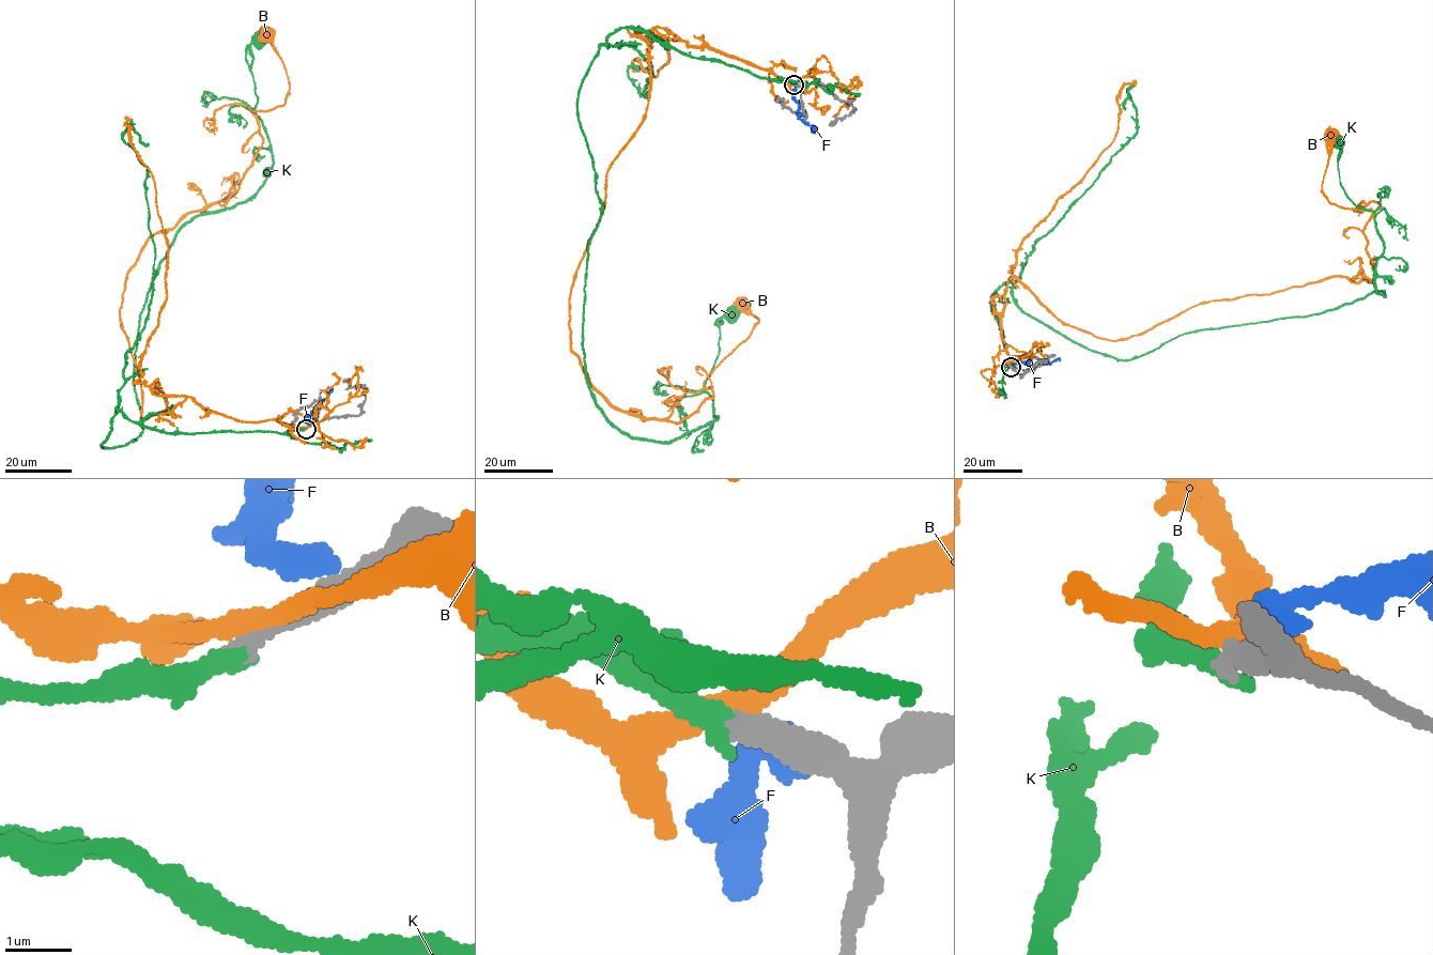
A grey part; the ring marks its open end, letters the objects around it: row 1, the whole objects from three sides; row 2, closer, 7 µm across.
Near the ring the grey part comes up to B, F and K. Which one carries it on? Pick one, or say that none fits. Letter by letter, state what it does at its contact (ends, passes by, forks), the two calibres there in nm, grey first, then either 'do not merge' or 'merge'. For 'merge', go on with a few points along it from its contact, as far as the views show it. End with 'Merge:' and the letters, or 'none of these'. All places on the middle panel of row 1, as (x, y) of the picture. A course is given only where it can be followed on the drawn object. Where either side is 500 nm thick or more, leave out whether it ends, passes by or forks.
B: it passes by | 440/320 nm | do not merge
F: it ends | 400/480 nm | do not merge
K: it ends | 360/320 nm | merge | via (794, 85), (625, 28), (580, 88), (605, 420), (667, 442), (718, 419), (732, 316)
Merge: K

